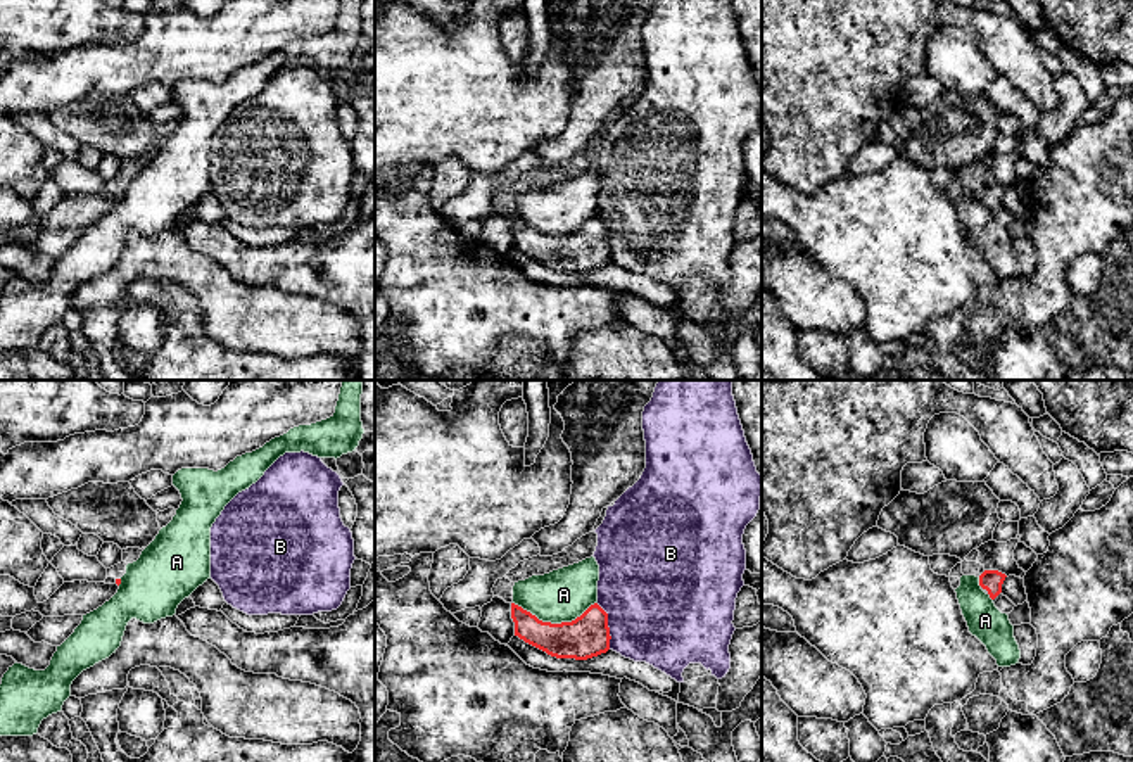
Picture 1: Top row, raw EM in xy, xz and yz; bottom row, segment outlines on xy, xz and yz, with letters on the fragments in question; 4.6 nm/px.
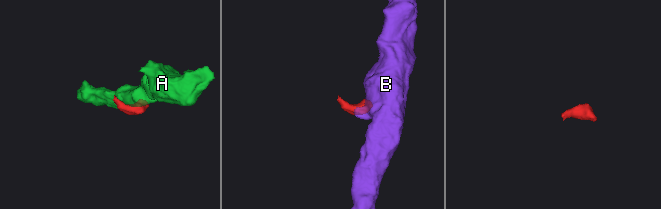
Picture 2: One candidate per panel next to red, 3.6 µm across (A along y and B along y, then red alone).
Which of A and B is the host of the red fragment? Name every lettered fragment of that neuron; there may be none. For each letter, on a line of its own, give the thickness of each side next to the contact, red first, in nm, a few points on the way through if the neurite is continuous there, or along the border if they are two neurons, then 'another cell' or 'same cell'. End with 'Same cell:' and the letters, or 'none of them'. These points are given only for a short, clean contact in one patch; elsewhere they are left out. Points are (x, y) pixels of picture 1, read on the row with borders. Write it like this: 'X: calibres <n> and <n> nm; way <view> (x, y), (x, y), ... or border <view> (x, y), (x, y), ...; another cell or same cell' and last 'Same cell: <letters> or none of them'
A: calibres 200 and 240 nm; another cell
B: calibres 200 and 480 nm; border xz (596, 603), (607, 614), (610, 648); another cell
Same cell: none of them

